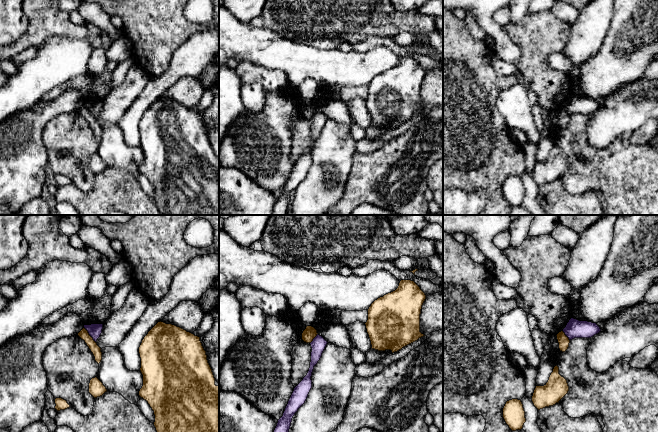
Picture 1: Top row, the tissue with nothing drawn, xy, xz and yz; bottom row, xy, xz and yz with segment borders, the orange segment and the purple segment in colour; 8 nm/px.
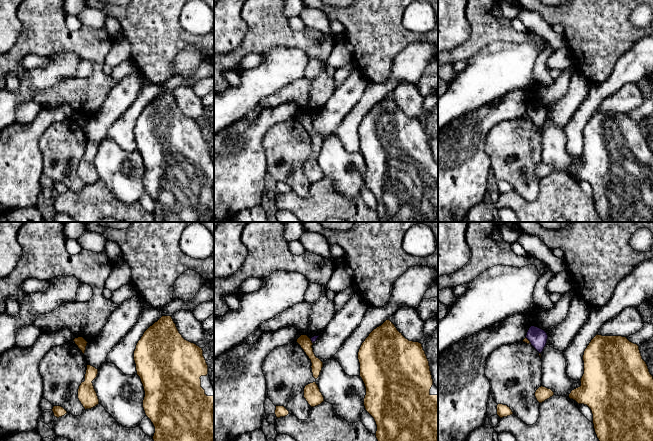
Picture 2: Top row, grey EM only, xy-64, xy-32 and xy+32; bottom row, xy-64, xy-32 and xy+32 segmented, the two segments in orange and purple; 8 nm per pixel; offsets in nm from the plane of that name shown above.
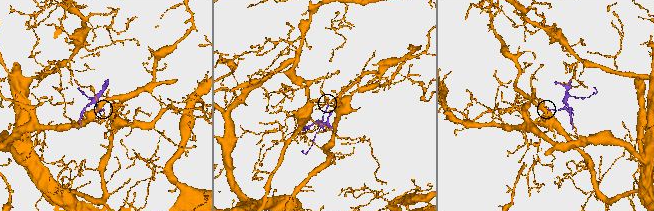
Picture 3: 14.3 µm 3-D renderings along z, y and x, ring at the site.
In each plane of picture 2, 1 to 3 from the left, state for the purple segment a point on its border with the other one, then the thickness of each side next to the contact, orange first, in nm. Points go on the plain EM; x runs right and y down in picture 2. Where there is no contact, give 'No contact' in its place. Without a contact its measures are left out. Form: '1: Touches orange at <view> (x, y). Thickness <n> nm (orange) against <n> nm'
1: No contact
2: Touches orange at xy-32 (311, 117). Thickness 100 nm (orange) against 50 nm
3: Touches orange at xy+32 (528, 116). Thickness 40 nm (orange) against 140 nm

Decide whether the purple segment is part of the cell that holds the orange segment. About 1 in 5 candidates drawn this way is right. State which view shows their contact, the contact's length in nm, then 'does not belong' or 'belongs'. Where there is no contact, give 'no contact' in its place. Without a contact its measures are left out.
meets orange in xy; contact 160 nm long; does not belong

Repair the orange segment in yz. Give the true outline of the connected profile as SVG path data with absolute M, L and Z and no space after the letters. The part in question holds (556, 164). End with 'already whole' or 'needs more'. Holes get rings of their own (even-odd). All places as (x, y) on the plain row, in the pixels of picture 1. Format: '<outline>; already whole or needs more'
M556 141L548 158L544 162L536 162L532 172L532 178L540 186L559 179L568 167L567 156L559 150L559 143Z; already whole

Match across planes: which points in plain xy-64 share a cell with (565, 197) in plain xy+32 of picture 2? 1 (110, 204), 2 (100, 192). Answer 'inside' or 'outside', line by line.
1: inside
2: inside

